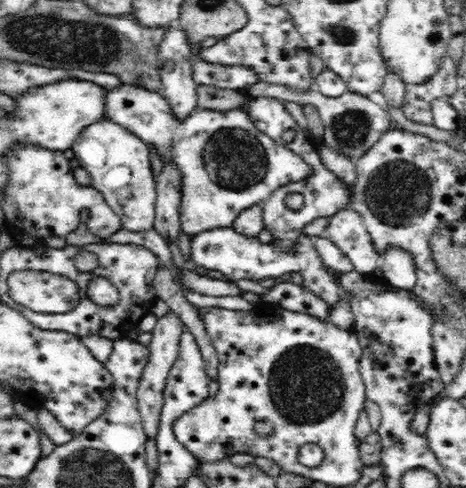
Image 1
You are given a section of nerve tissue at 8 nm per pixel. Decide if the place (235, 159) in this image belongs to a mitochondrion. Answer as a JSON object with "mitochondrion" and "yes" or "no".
{"mitochondrion":"yes"}

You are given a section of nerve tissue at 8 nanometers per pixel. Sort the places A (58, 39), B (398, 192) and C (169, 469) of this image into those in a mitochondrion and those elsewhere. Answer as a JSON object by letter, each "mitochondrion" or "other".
{"A":"mitochondrion","B":"mitochondrion","C":"other"}

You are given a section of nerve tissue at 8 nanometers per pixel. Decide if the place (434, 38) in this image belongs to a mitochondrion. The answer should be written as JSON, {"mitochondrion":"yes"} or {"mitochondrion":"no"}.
{"mitochondrion":"no"}

